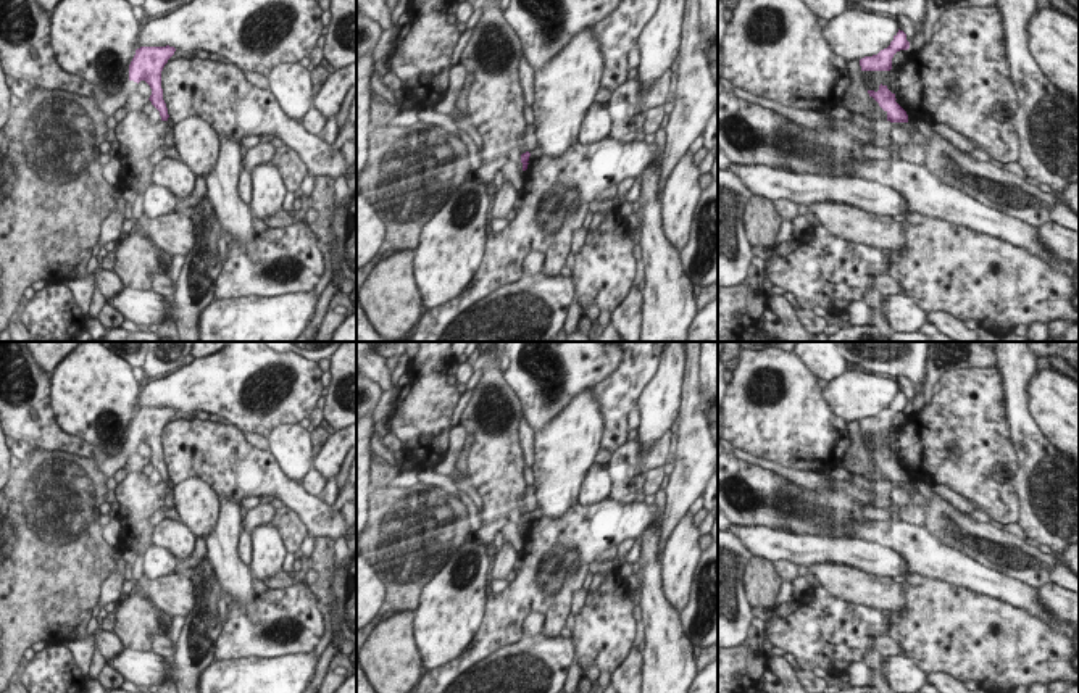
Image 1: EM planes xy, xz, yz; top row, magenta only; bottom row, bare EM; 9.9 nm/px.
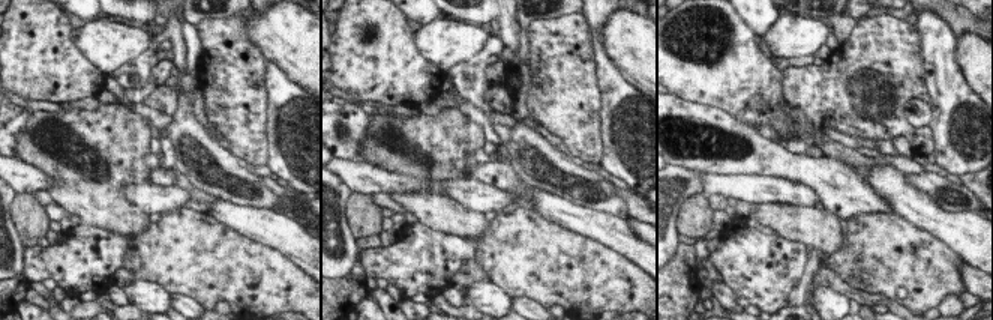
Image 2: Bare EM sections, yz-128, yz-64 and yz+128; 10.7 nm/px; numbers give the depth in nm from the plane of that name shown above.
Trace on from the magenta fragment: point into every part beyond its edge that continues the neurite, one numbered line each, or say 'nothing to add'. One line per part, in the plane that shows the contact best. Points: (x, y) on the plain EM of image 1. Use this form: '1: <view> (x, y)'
nothing to add

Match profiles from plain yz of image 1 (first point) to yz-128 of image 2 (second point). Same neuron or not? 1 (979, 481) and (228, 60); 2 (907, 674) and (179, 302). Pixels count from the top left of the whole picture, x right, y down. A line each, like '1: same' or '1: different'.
1: same
2: different

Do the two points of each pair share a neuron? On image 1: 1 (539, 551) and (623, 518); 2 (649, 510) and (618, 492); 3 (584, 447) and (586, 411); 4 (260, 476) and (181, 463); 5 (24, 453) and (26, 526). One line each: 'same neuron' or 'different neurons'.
1: same neuron
2: different neurons
3: same neuron
4: same neuron
5: different neurons

